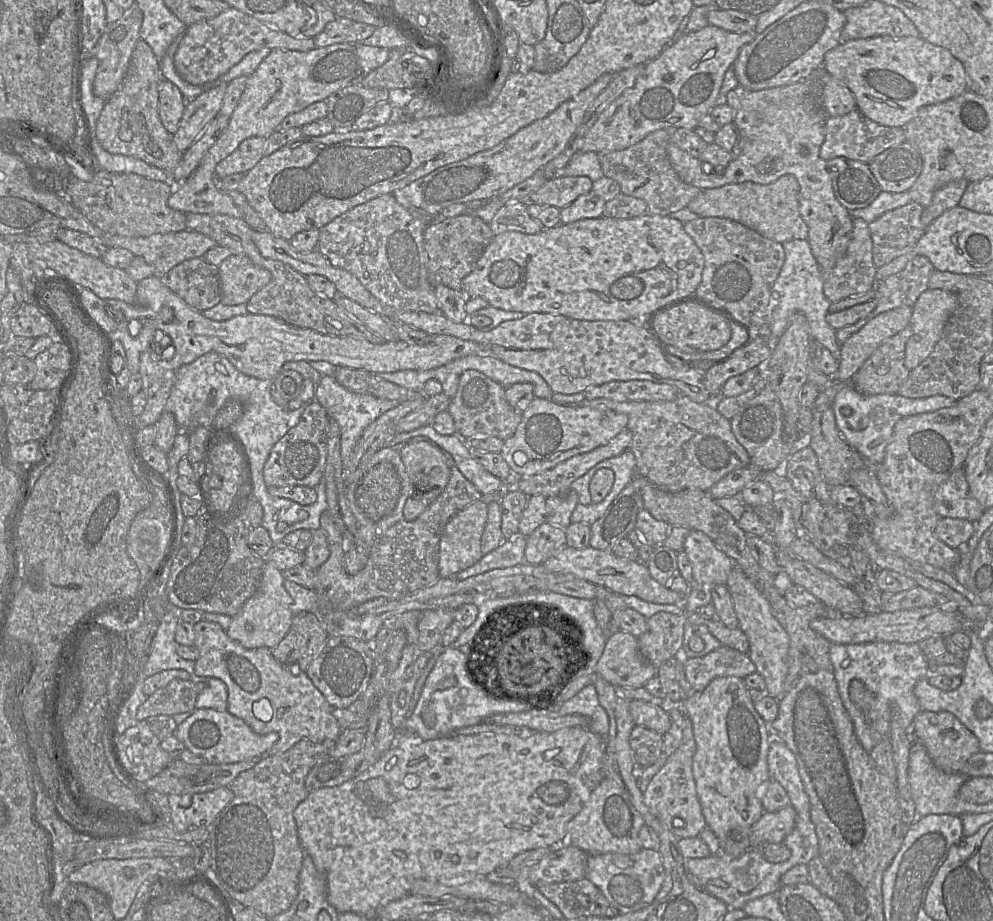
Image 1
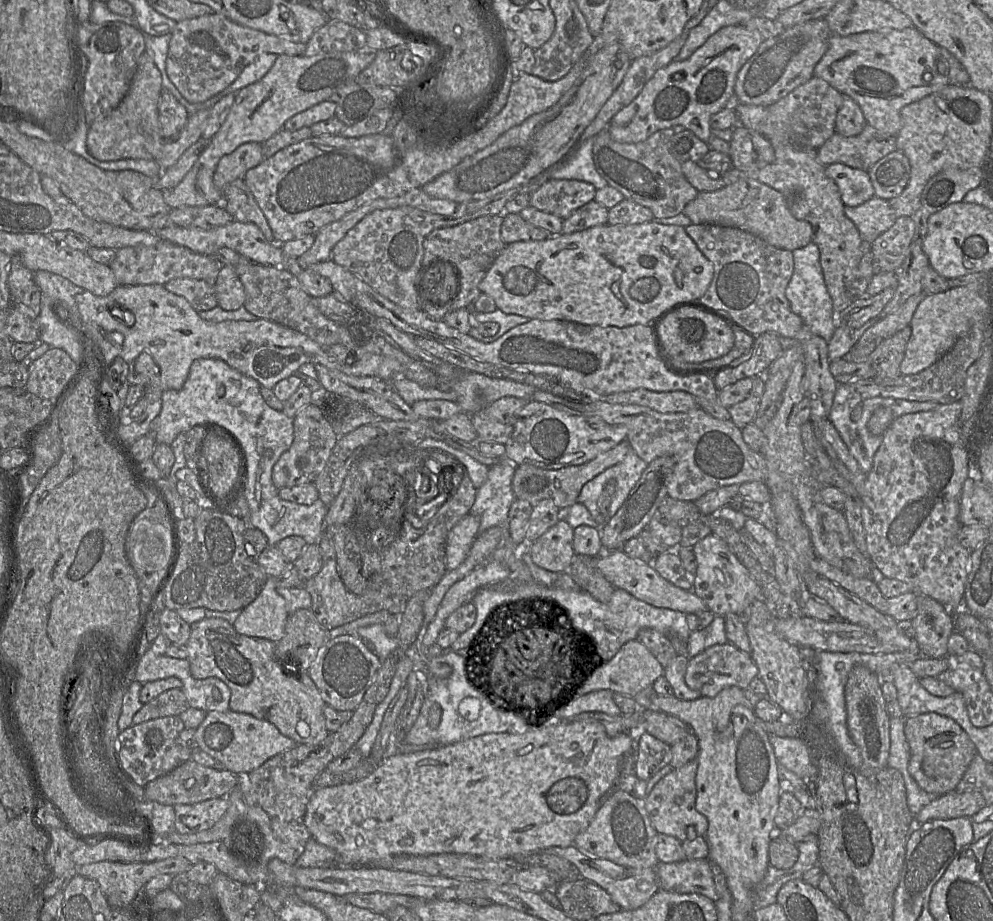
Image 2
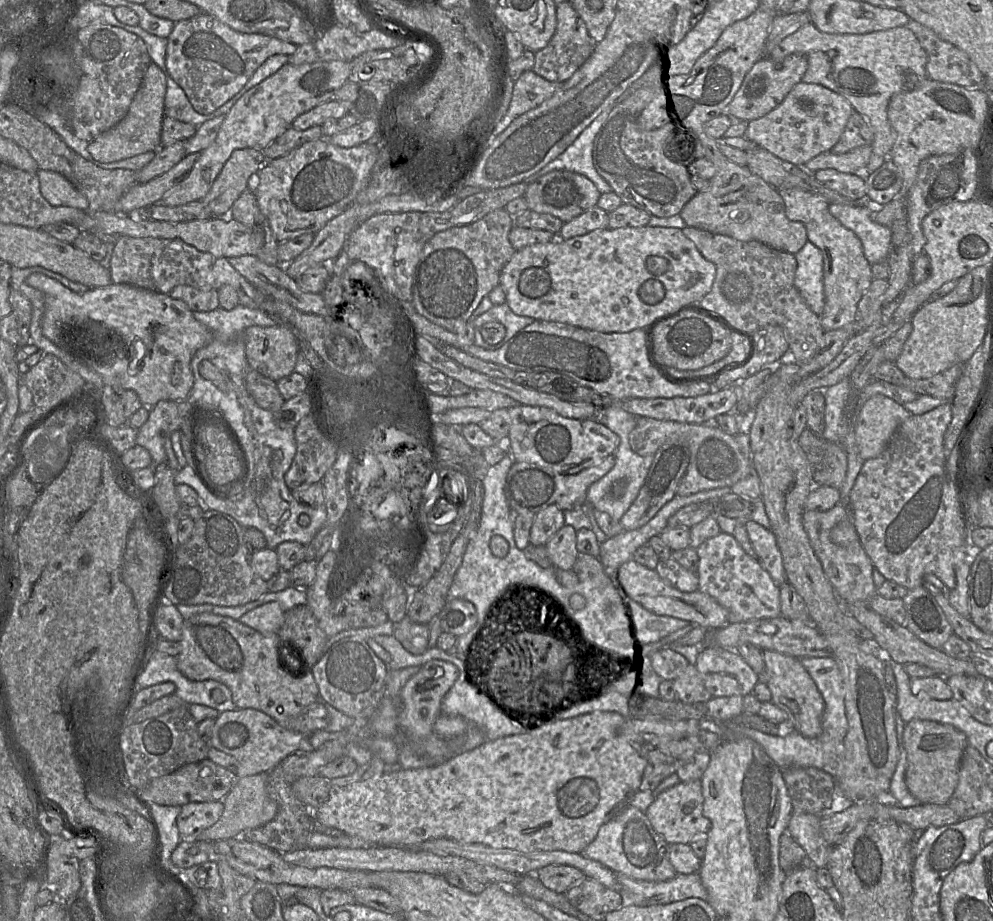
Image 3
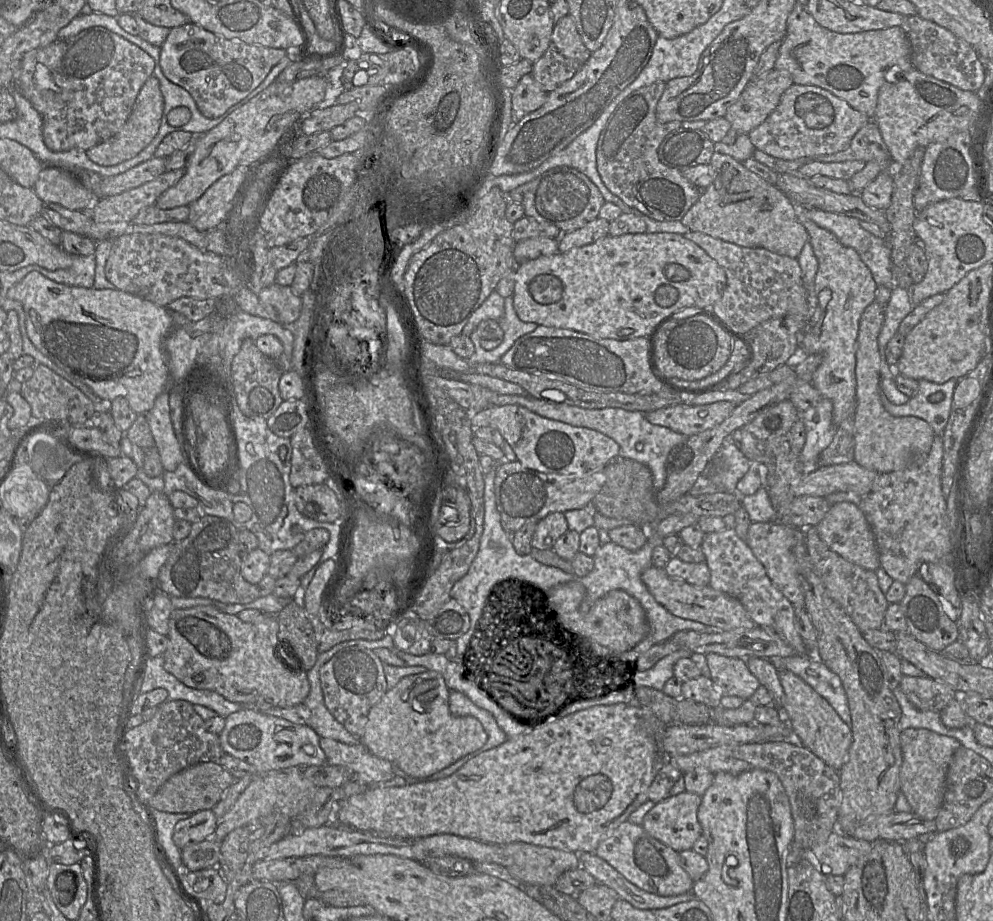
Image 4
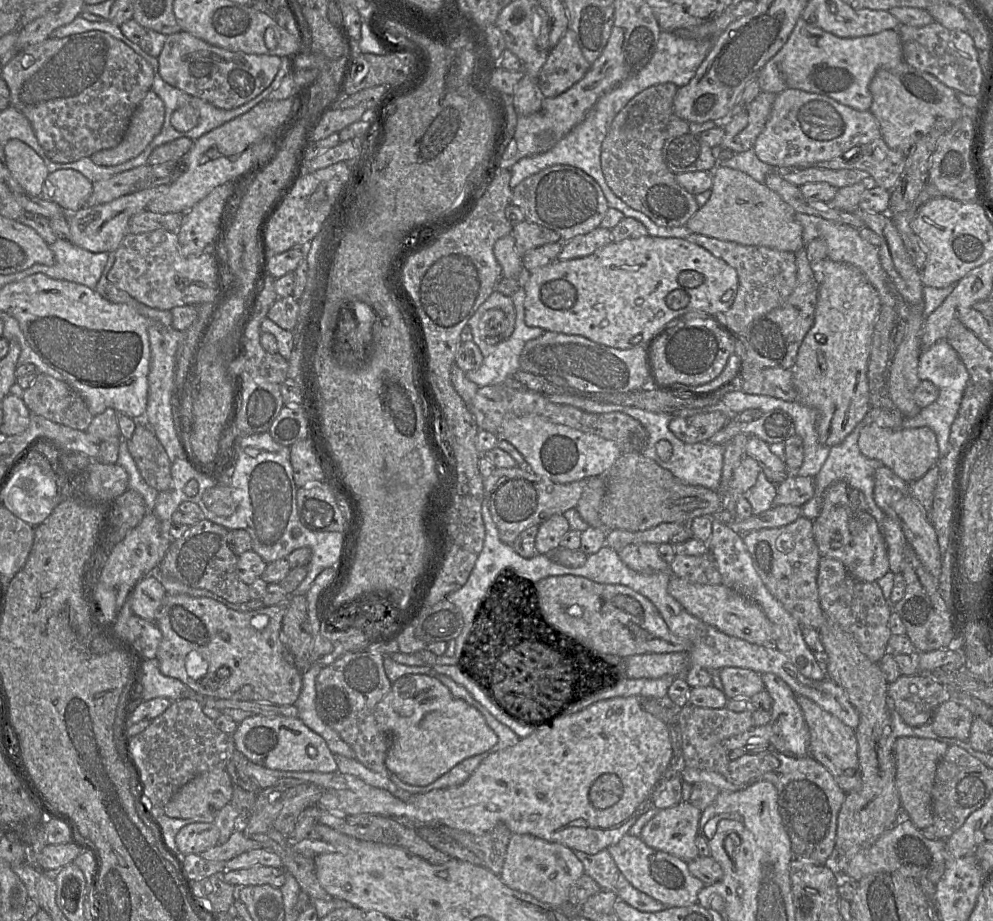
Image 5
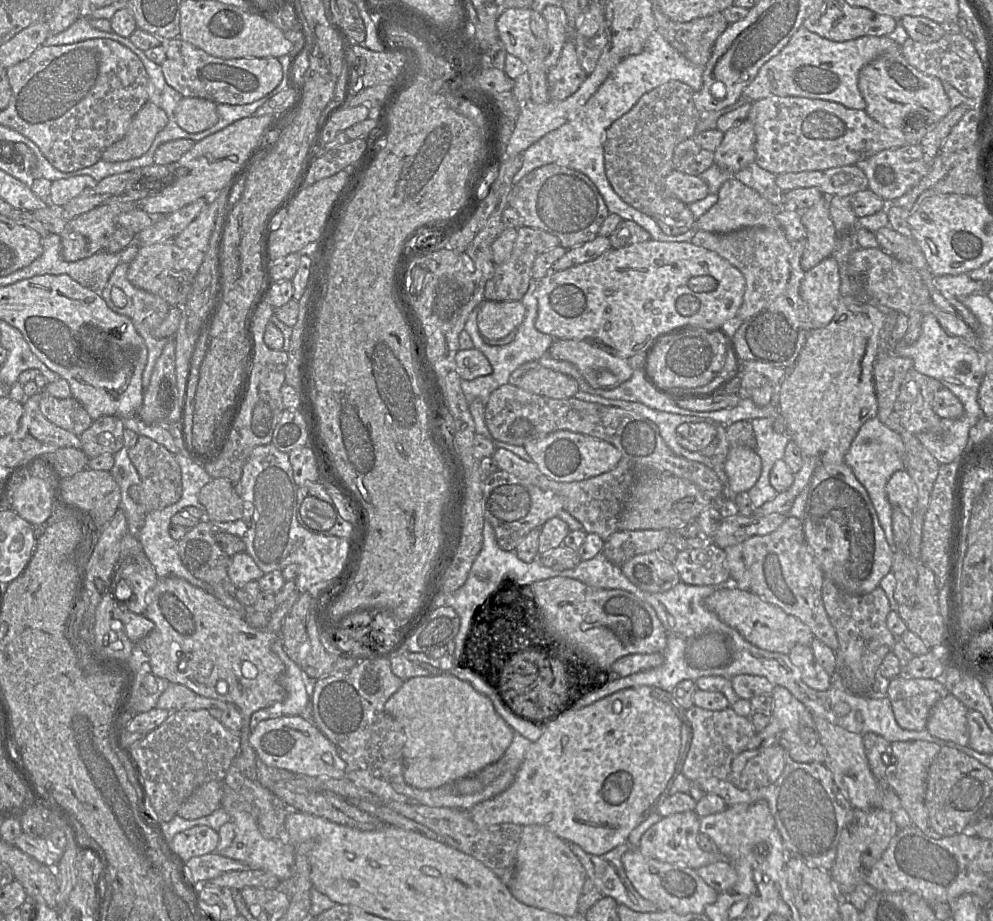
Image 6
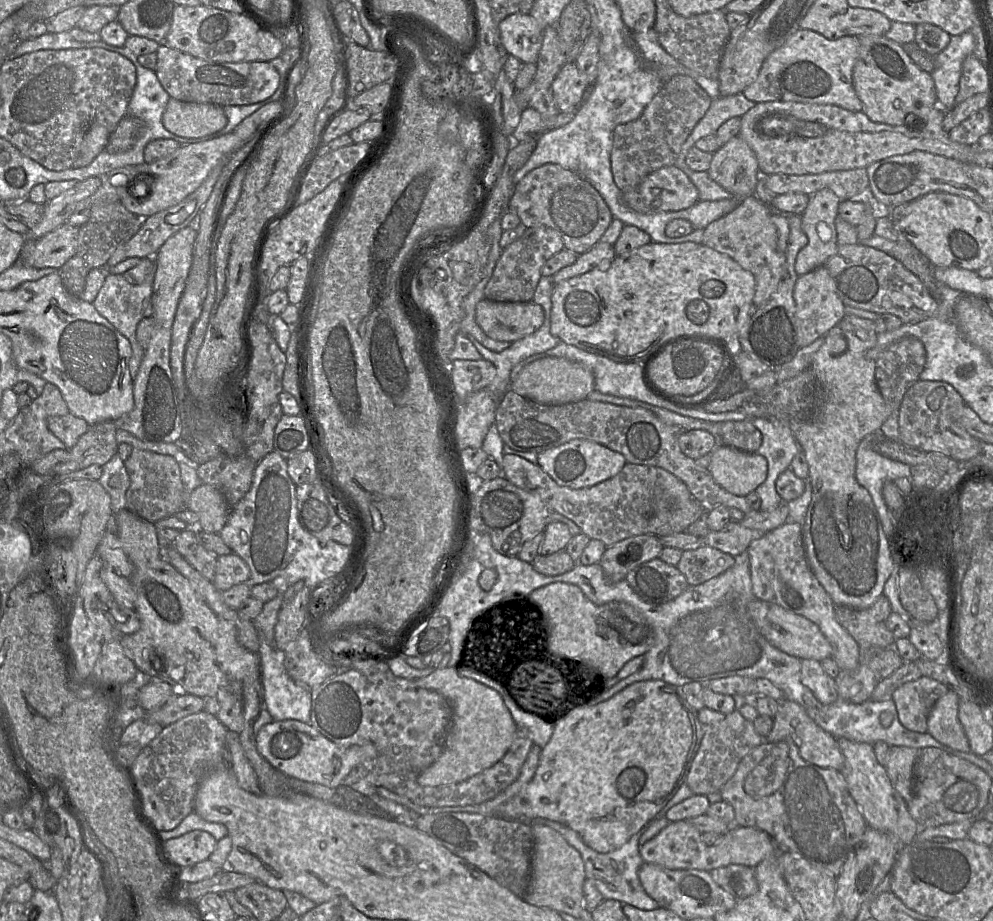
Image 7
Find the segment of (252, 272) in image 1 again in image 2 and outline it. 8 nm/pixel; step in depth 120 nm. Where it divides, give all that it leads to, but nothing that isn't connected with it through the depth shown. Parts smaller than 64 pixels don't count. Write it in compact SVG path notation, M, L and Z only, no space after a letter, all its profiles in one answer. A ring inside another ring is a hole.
M223 265L215 281L218 306L226 311L238 310L246 300L244 286L235 266Z

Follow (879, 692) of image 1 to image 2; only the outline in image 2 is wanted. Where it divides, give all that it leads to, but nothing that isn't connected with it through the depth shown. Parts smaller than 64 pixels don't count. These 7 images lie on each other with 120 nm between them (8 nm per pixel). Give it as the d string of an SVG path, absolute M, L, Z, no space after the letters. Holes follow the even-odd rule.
M816 651L817 678L815 682L815 695L811 701L811 714L807 722L819 724L831 736L839 754L845 762L854 769L862 769L862 757L858 747L850 737L847 728L847 713L845 704L845 685L848 675L856 665L862 665L877 674L880 679L891 678L894 664L911 664L920 654L918 651L901 651L885 654L870 654L859 652L829 652Z

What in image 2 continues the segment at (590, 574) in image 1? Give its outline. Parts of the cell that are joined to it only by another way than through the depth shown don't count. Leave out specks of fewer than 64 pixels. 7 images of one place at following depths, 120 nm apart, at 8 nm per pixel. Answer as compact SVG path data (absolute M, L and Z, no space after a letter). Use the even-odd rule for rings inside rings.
M621 549L603 552L597 556L597 567L614 588L627 591L635 598L655 607L669 608L686 614L708 610L704 601L692 590L684 590L658 574L652 563L640 562L629 557Z

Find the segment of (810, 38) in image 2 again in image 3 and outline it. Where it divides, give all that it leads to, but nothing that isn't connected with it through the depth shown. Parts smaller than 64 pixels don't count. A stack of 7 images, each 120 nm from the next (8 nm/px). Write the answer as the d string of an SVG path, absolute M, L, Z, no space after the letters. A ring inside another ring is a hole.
M791 54L782 62L775 62L765 55L746 74L739 90L728 105L726 113L735 119L746 122L765 116L781 104L796 84L802 82L807 68L807 57L802 54Z

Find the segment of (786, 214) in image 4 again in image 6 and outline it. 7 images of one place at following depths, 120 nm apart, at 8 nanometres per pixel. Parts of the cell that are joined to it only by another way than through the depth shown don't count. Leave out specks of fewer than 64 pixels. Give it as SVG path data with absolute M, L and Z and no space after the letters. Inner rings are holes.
M735 177L723 183L717 196L718 200L715 205L695 220L696 229L711 233L725 234L750 227L763 227L767 229L781 228L777 220L779 208Z

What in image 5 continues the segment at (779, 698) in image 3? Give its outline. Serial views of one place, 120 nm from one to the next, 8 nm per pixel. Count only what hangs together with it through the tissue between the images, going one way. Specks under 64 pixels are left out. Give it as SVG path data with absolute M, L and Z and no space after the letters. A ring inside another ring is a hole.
M796 695L796 700L809 728L809 754L829 770L836 783L845 793L859 789L862 781L855 730L845 725L836 716L822 709L811 699Z

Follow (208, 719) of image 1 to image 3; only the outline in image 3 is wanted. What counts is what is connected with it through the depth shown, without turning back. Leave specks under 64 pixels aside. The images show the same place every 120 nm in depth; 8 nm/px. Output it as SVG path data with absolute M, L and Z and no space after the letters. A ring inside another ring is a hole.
M236 709L219 713L215 719L210 746L237 760L238 778L269 772L291 754L315 750L310 742L310 735L286 729L256 709Z

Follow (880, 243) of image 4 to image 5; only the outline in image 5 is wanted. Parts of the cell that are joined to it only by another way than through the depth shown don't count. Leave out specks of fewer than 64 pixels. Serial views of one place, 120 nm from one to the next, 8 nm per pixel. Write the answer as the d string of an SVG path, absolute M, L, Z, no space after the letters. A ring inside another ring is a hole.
M797 212L795 214L795 218L803 229L802 237L805 245L815 239L824 240L827 246L827 258L836 262L849 263L859 268L864 273L868 281L877 290L880 296L881 305L888 305L890 307L894 307L896 305L899 301L899 293L894 282L890 279L887 272L881 265L879 247L864 240L860 236L859 230L851 225L830 221L819 216Z

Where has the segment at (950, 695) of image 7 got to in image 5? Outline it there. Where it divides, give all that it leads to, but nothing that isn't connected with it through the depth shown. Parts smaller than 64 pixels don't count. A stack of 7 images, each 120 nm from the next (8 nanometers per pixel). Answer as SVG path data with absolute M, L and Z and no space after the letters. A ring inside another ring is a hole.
M952 699L942 703L931 719L931 727L940 737L968 741L974 715Z

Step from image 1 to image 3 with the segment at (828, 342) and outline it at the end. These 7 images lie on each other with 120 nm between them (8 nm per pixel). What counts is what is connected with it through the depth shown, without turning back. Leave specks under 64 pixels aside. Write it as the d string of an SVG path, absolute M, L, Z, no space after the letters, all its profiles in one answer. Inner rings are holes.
M807 241L795 255L794 285L808 307L818 316L824 309L823 257L820 249Z

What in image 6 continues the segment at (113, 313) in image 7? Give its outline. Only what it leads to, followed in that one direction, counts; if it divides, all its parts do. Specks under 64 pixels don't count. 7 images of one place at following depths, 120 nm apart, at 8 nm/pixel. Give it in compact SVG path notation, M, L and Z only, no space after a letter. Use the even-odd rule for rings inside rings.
M123 262L119 263L115 267L111 276L109 277L108 282L105 288L102 290L100 296L103 298L103 300L106 302L106 304L112 311L127 316L128 318L131 319L136 331L143 338L146 344L148 350L148 359L142 374L142 385L143 385L143 394L144 394L144 390L146 390L149 386L155 364L158 358L160 357L164 346L168 343L169 340L171 340L171 339L157 339L154 336L154 331L160 326L160 324L166 318L170 306L160 296L157 296L155 294L152 294L143 289L133 286L130 283L130 281L127 279L127 271L128 271L128 264ZM113 288L119 288L125 293L127 298L127 304L123 308L120 308L113 303L111 299L111 290Z

